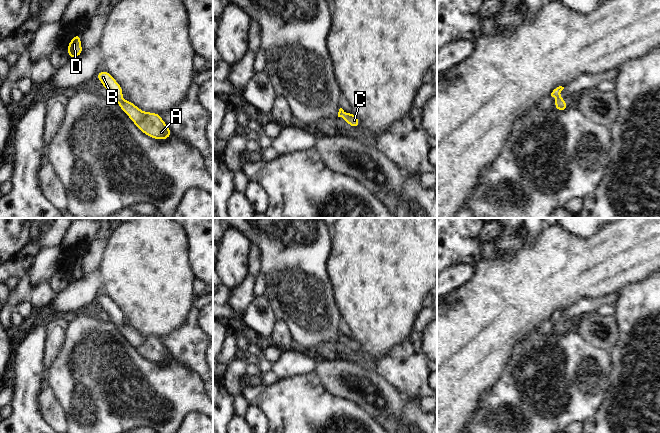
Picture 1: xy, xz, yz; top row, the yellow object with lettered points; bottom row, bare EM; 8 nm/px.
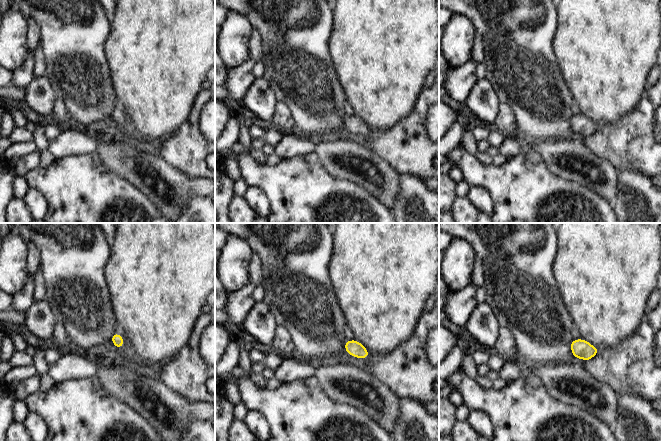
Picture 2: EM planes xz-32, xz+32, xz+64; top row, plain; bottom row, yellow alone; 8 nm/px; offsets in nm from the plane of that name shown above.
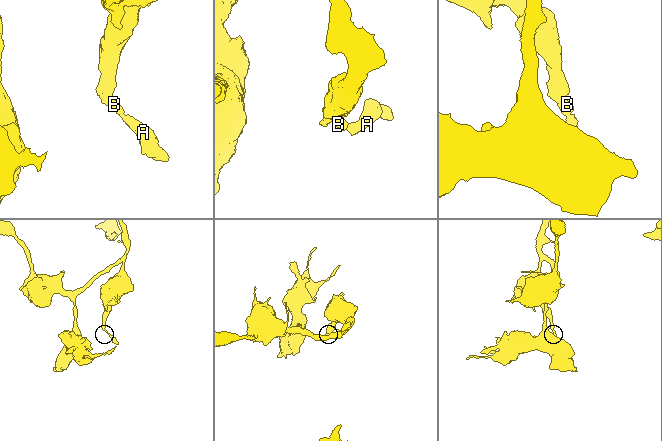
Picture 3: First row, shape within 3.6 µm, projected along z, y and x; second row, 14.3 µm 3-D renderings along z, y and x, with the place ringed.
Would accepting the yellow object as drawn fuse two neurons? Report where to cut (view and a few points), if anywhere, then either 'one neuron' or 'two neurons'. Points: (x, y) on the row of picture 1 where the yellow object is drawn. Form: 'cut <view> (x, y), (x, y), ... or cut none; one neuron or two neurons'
cut none; one neuron

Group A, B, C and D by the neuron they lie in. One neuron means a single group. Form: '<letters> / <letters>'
A B C D

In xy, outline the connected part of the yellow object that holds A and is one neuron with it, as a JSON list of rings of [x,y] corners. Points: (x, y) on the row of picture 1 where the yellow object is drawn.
[[[97,71],[96,78],[105,87],[109,97],[119,104],[120,109],[142,133],[156,140],[167,140],[173,134],[160,114],[143,112],[130,100],[123,100],[123,89],[108,71]]]

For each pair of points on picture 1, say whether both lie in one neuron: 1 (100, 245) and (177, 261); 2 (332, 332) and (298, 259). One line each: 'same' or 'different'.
1: different
2: same

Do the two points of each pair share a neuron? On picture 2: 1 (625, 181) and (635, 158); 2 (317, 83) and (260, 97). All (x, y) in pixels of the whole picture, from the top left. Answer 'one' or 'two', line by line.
1: two
2: two

